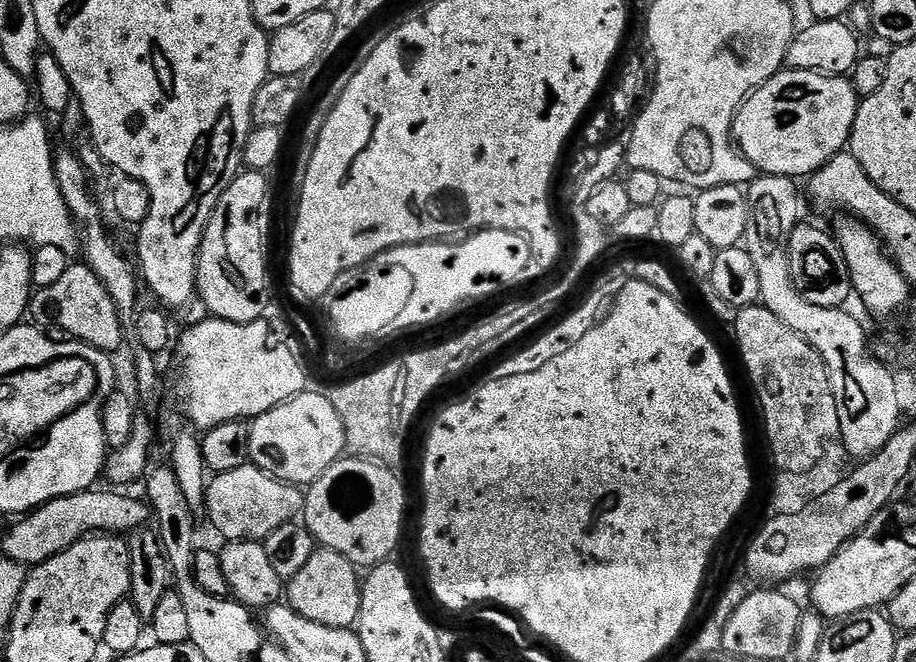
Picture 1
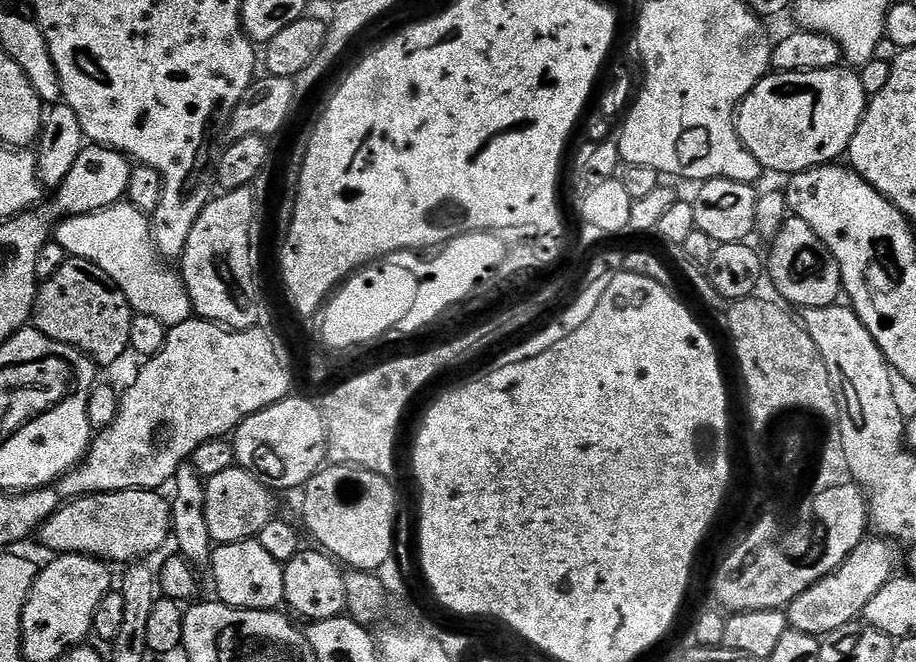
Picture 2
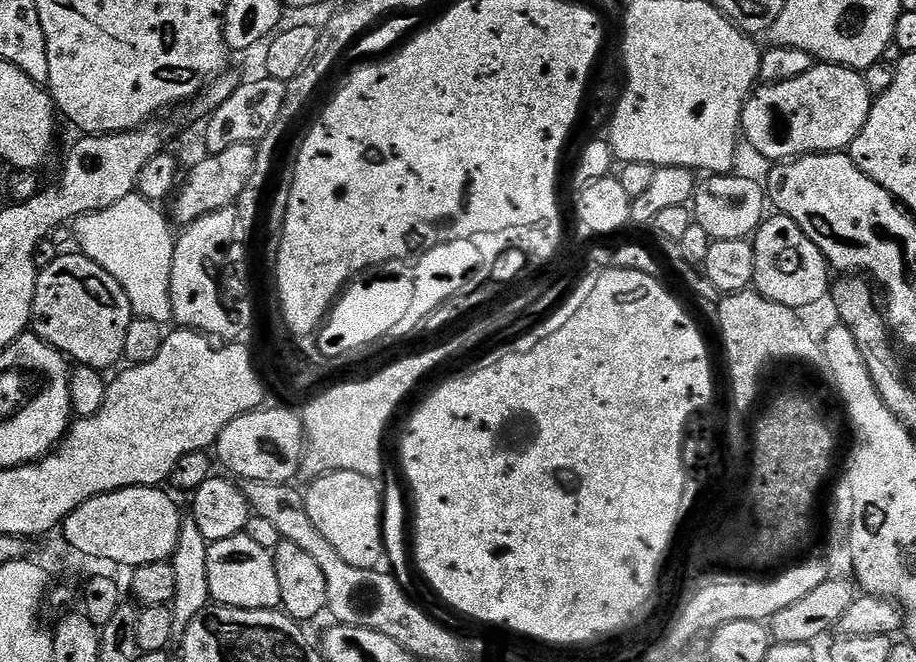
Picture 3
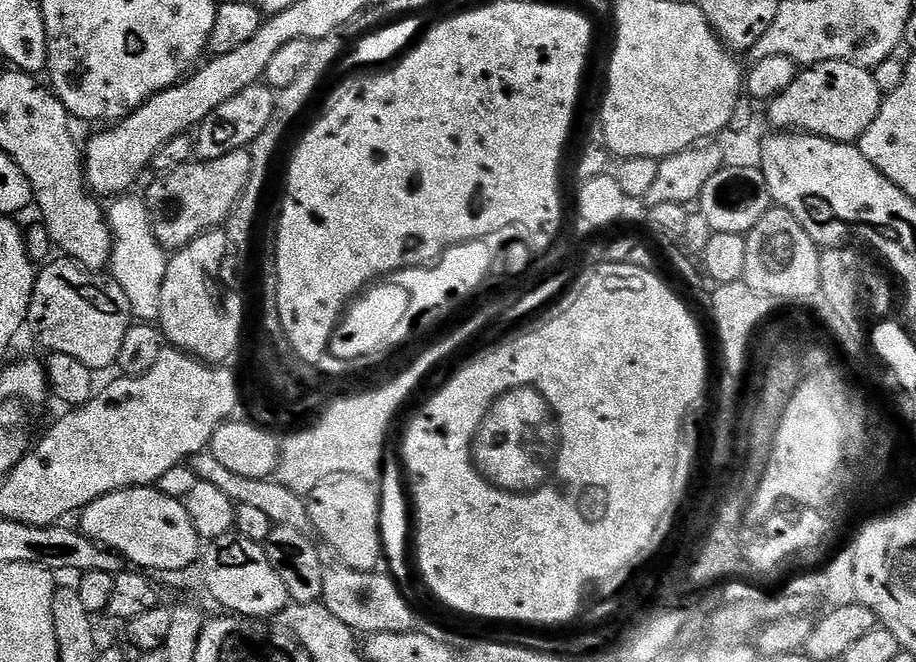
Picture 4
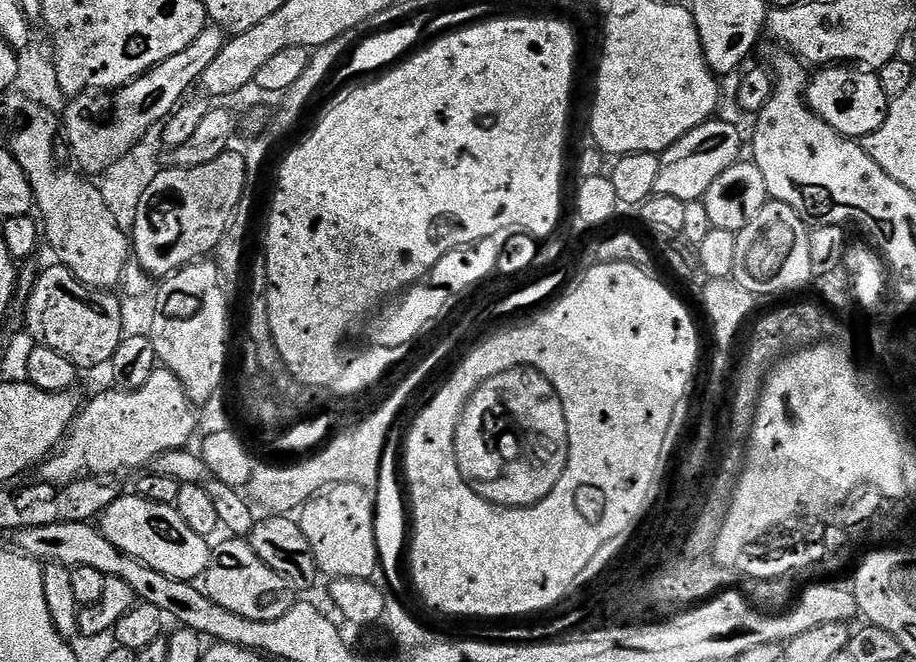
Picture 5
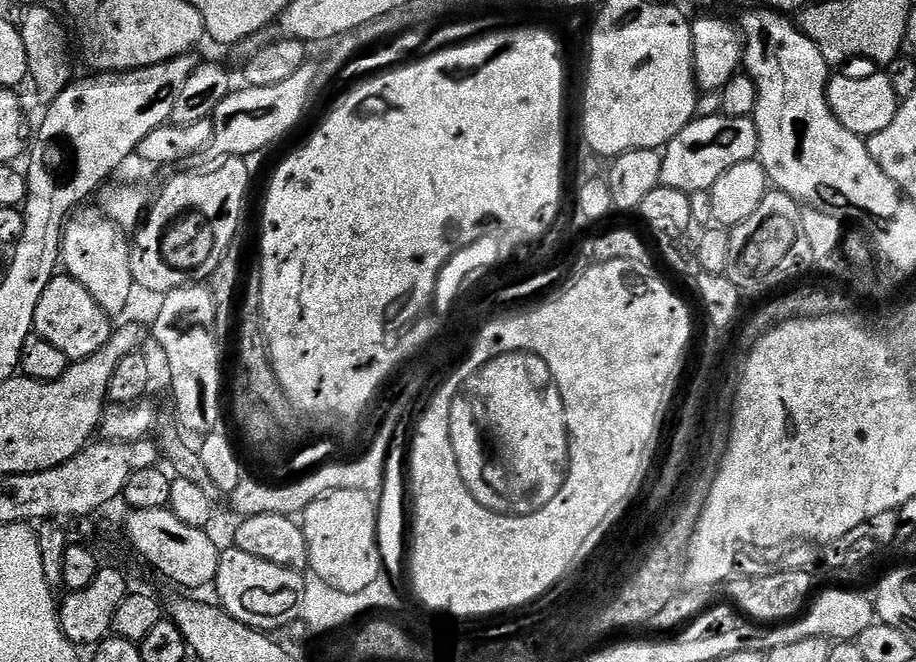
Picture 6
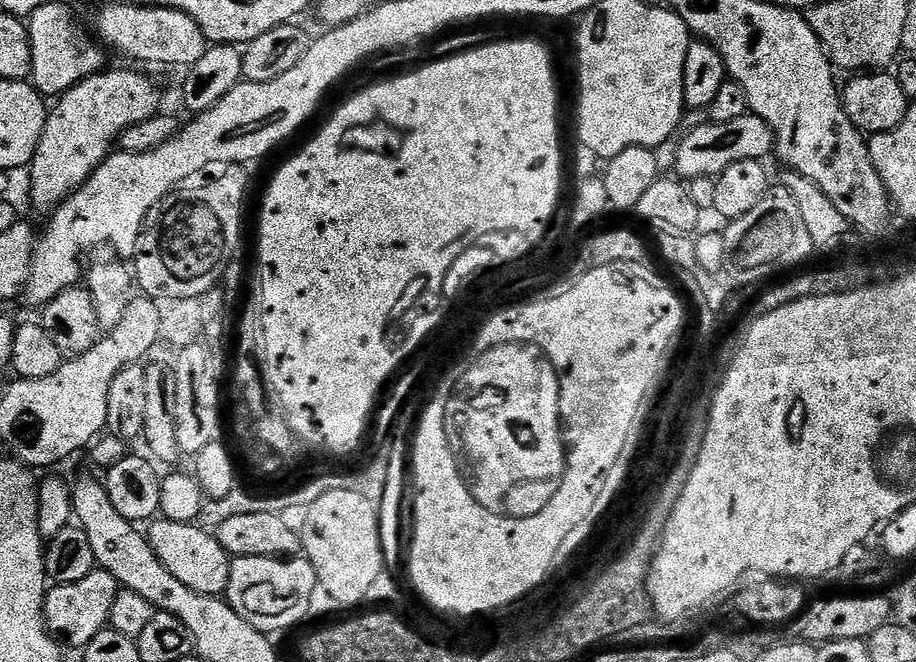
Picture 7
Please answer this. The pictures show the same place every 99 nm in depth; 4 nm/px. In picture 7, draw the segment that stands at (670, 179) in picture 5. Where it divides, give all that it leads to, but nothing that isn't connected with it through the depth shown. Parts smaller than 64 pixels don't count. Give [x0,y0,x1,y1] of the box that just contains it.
[674,114,776,182]

